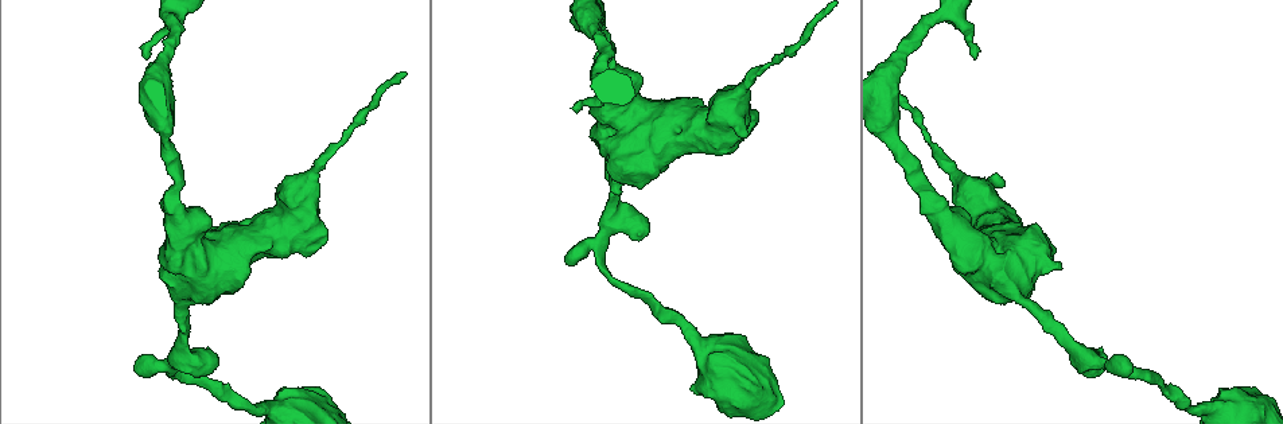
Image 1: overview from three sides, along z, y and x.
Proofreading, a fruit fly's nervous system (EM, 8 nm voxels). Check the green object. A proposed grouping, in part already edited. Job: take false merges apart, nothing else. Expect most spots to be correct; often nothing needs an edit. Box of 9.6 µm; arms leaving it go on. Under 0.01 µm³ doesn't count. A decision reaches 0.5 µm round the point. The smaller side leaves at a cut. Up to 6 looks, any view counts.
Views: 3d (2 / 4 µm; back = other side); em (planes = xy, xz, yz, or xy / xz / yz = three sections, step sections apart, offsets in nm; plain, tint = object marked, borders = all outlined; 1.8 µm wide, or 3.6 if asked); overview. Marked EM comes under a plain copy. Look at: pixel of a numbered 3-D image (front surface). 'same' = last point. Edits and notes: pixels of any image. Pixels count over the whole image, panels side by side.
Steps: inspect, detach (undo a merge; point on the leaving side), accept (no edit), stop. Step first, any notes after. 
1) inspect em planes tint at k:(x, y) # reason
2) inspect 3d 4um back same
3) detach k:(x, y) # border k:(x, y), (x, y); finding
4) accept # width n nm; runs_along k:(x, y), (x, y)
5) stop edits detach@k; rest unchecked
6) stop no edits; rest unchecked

inspect em 3.6um xz step 8 tint at 1:(677, 104) # touches itself

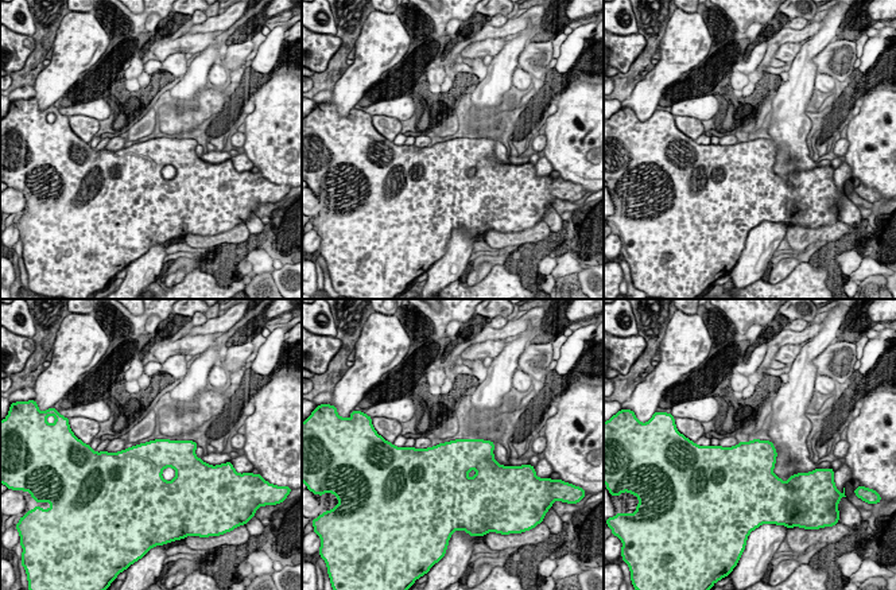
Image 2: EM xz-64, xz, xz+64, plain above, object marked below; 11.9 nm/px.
accept # one cell here

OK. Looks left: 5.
inspect em planes tint at 1:(931, 203) # sudden change in width

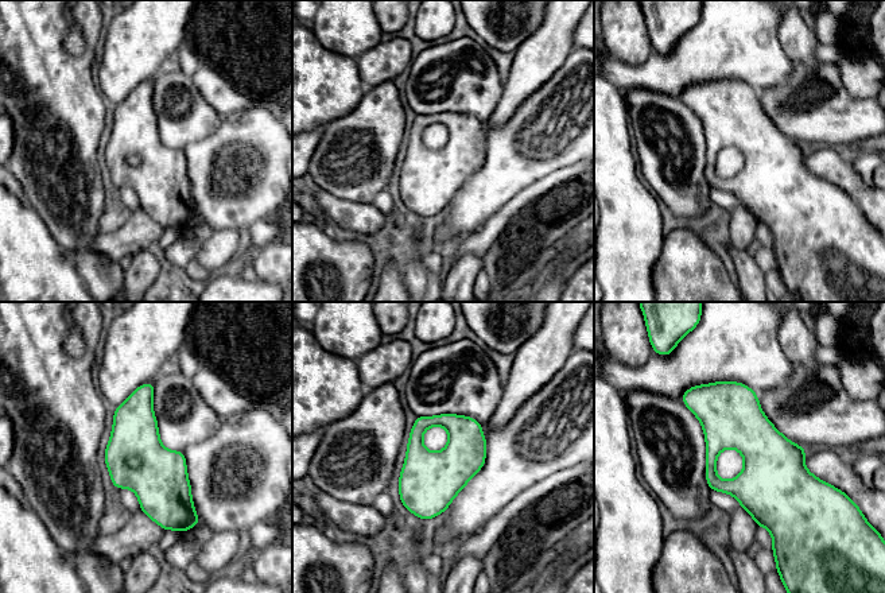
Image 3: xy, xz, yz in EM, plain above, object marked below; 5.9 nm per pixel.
accept # continuous, no second cell

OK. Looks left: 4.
inspect em xy step 16 tint at 1:(179, 305) # calibre changes

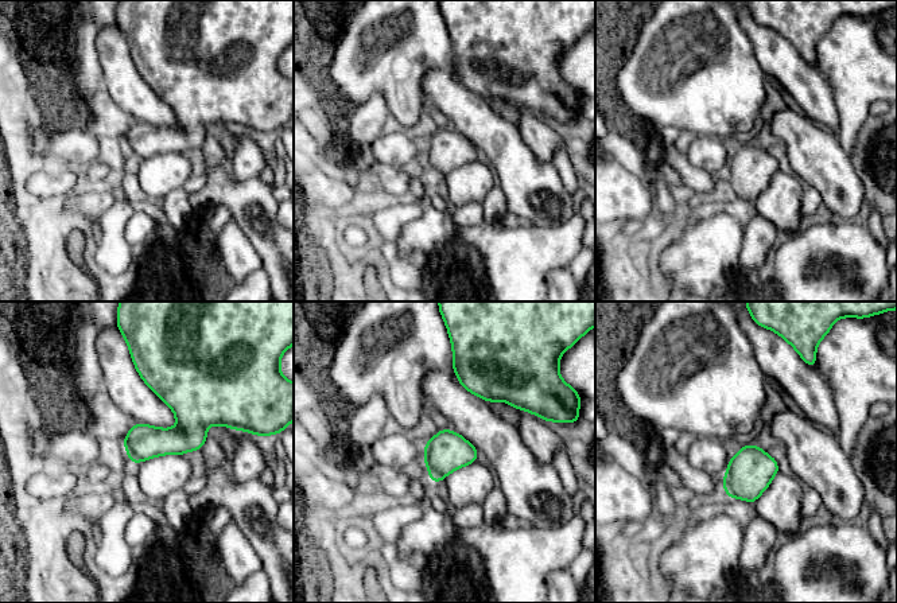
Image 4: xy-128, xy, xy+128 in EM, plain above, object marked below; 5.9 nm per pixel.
inspect em planes tint same # another direction

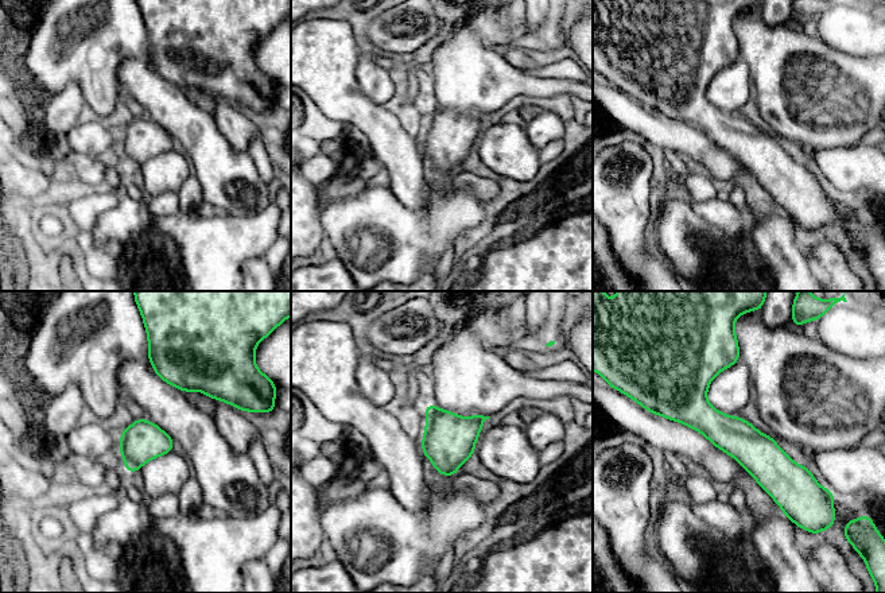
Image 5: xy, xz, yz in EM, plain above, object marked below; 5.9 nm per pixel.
accept # width 240 nm; runs_along 5:(724, 364), (699, 404), (787, 510); continuous, no second cell

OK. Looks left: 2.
stop no edits; rest unchecked

